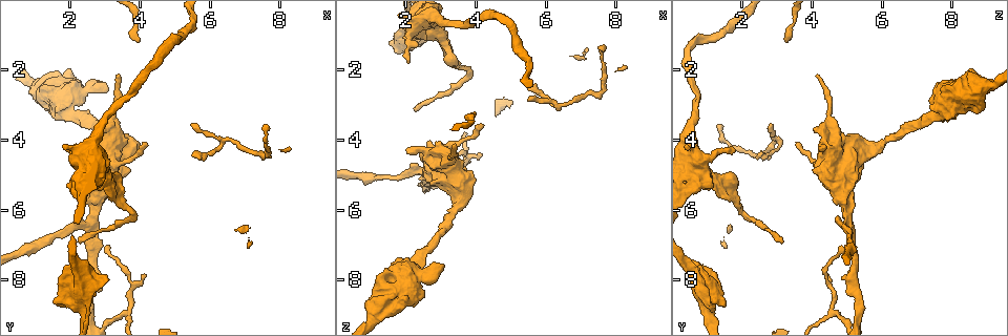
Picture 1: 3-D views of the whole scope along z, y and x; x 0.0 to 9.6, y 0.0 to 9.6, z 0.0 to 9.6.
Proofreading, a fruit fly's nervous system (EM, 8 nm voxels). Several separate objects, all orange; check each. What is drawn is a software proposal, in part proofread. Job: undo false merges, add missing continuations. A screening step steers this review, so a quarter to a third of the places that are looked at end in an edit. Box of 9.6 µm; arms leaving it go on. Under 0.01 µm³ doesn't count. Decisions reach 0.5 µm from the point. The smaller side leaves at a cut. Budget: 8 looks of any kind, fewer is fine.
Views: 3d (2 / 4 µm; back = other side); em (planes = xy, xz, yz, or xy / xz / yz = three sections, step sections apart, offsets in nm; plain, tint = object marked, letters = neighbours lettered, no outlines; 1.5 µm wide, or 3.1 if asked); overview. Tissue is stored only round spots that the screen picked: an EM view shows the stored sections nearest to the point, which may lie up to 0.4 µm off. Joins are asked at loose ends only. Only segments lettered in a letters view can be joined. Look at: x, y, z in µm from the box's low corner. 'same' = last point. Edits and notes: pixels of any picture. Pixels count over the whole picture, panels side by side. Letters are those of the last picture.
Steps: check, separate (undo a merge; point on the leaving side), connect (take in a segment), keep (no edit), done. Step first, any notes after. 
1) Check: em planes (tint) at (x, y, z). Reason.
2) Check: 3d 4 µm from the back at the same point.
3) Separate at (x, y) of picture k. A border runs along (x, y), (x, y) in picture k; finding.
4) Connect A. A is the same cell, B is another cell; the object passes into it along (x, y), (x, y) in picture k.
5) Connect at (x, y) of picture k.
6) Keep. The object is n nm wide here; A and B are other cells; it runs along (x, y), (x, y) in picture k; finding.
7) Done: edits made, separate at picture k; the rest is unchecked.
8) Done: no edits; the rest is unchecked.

Check: em xy step 4 (letters) at (2.00, 4.20, 4.30). Thick end.

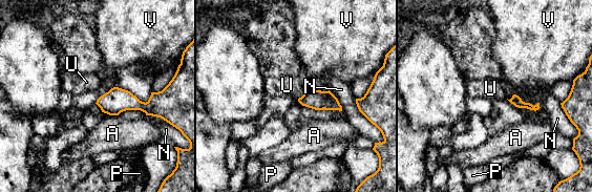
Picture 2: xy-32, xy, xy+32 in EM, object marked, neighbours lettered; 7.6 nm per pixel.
Check: em planes (letters) at the same point. Cut it another way.

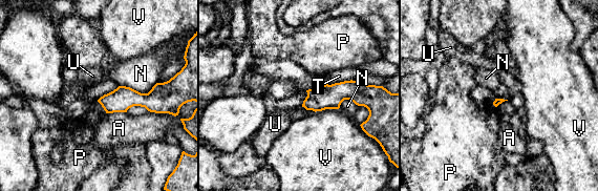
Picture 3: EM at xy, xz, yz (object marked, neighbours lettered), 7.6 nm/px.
Keep. A, N, P, T, U and V are other cells; a border runs along (156, 82), (147, 92), (120, 86) in picture 3; none of them fits.

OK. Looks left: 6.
Check: em planes (letters) at (2.05, 4.30, 1.80). Free end.

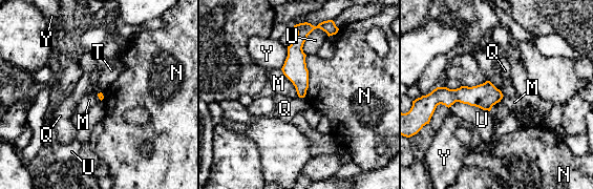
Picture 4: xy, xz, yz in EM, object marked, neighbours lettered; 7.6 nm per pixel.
Keep. M, N, Q, T, U and Y are other cells; no lettered segment goes on from it.

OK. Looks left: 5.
Check: 3d 4 µm from the back at (3.60, 8.95, 4.70). Three-way junction.

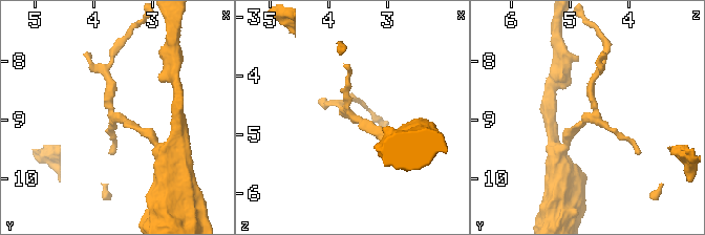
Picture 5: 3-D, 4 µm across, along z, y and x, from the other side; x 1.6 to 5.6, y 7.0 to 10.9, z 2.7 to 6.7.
Check: em xy step 4 (letters) at (3.60, 8.95, 4.60). 3 arms meet here; now the EM.

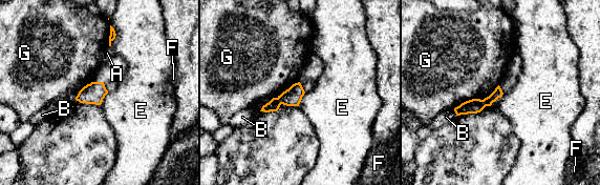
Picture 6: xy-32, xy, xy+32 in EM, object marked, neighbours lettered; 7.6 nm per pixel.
Separate at (292, 97) of picture 6. A, B, E, F and G are other cells; a border runs along (276, 98), (281, 103) in picture 6; a second neuron is stuck on.

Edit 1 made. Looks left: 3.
Done: edits made, separate at picture 6; the rest is unchecked.

